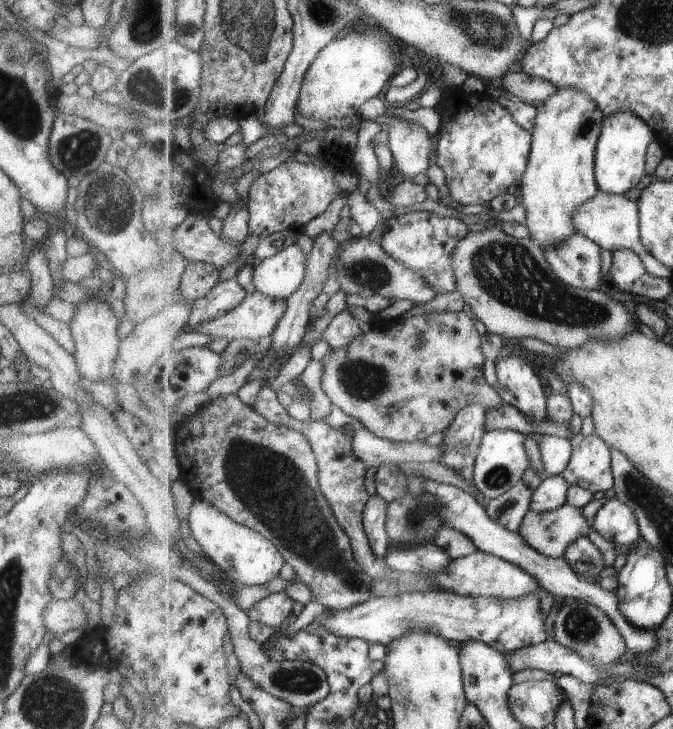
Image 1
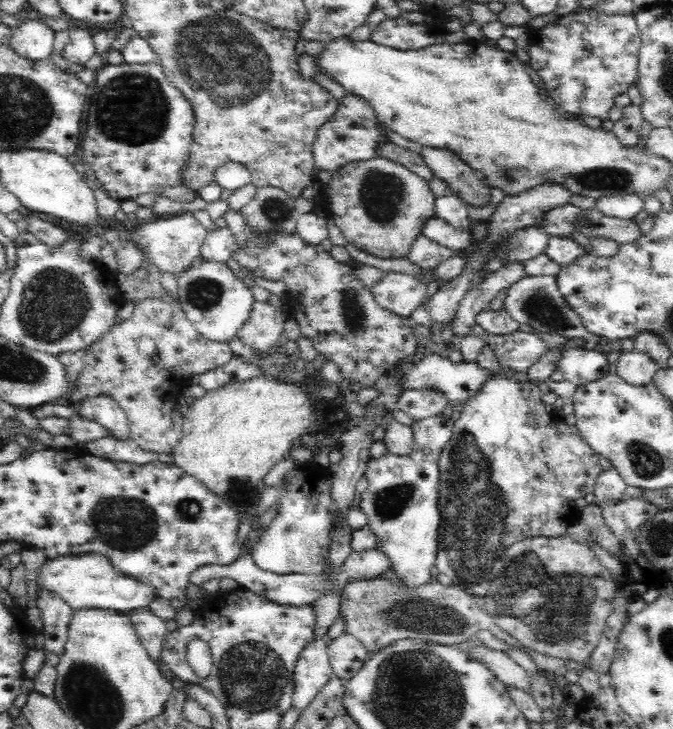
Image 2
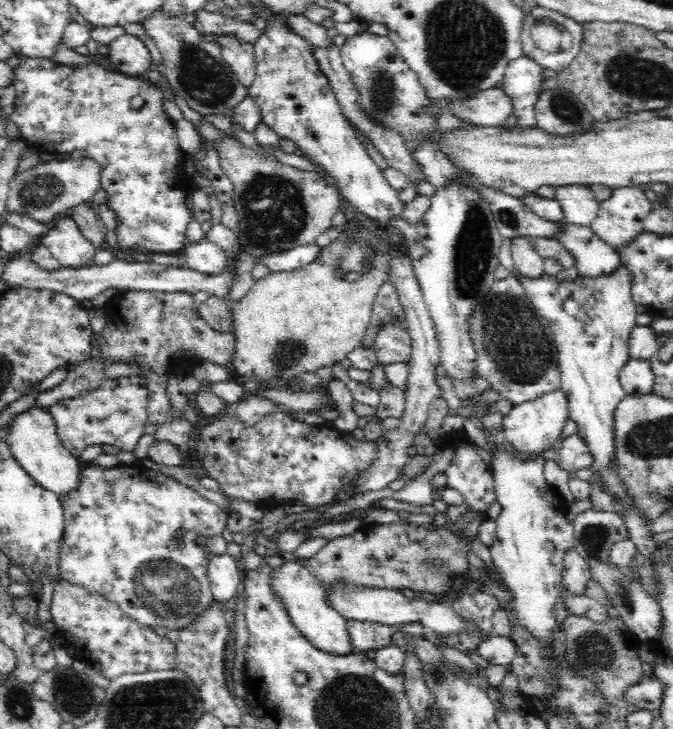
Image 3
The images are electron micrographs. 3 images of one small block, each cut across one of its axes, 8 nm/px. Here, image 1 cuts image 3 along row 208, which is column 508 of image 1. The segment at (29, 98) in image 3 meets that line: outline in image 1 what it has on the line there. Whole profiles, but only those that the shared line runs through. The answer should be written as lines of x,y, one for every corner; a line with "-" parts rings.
456,88
445,95
436,109
441,115
436,164
445,172
445,184
457,203
486,205
495,196
509,192
509,188
521,184
530,164
534,134
519,126
508,108
485,93
467,93
461,88

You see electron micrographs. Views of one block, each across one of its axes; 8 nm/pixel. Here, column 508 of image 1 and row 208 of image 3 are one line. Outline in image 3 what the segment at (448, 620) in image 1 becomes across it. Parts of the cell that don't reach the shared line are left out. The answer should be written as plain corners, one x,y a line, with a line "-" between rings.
626,185
613,189
610,198
599,203
597,217
589,224
589,227
612,248
616,245
626,244
636,238
643,230
643,222
646,216
652,212
654,205
648,199
641,185

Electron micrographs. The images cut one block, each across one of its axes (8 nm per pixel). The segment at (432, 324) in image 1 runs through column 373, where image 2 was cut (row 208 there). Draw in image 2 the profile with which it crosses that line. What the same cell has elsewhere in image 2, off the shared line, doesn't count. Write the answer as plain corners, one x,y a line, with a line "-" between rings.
376,156
370,160
351,162
340,168
334,173
333,179
324,184
324,191
330,200
327,216
332,217
346,242
354,246
354,253
366,253
376,258
407,256
411,244
422,235
424,223
434,215
435,196
429,184
404,168
402,164

